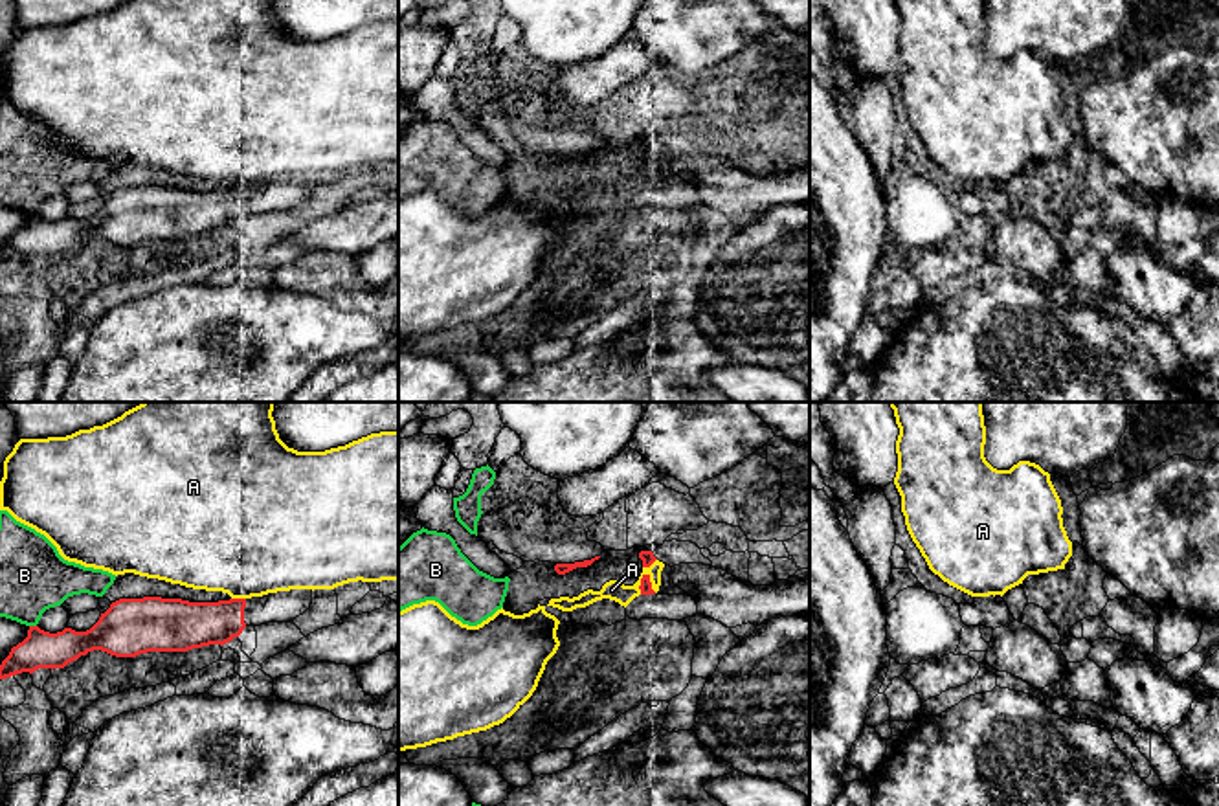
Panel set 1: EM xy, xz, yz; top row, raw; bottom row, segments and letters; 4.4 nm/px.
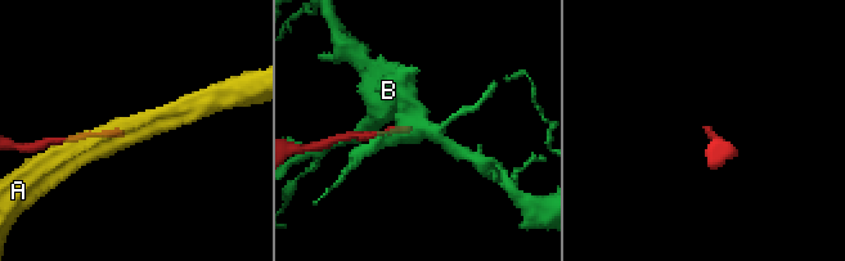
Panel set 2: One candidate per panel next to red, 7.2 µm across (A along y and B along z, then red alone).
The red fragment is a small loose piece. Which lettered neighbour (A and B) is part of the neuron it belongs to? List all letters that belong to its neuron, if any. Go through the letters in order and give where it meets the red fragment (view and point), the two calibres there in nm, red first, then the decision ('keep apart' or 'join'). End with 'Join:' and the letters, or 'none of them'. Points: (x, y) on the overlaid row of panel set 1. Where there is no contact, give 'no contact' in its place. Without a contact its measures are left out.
A: xz (650, 582) | 50/90 nm | keep apart
B: xy (33, 626) | 160/300 nm | keep apart
Join: none of them

